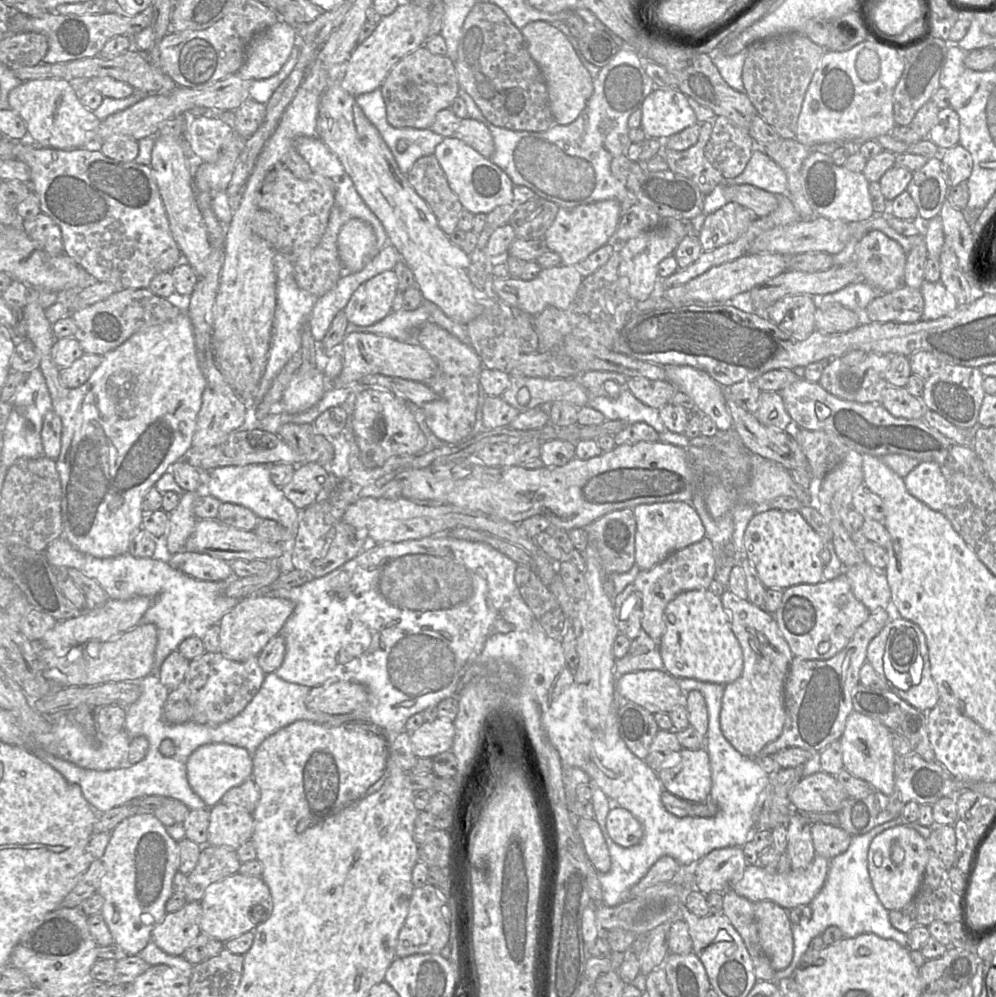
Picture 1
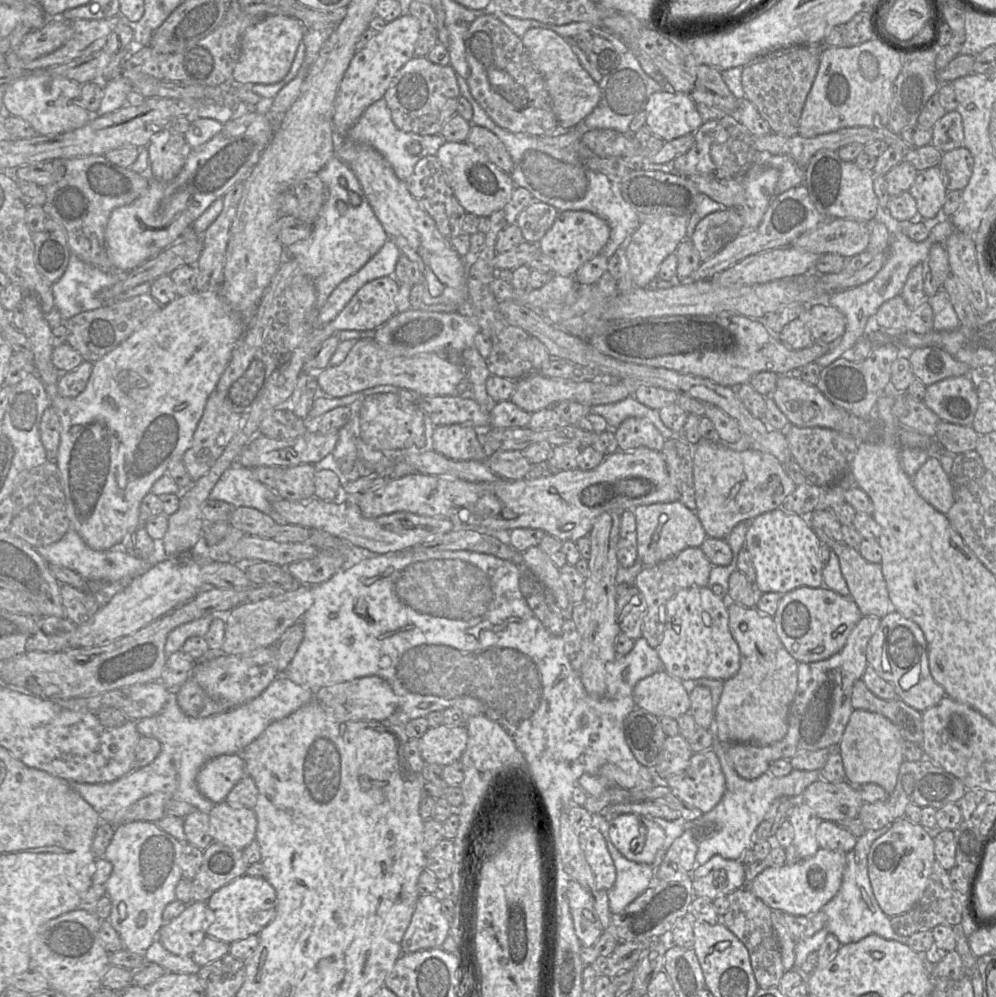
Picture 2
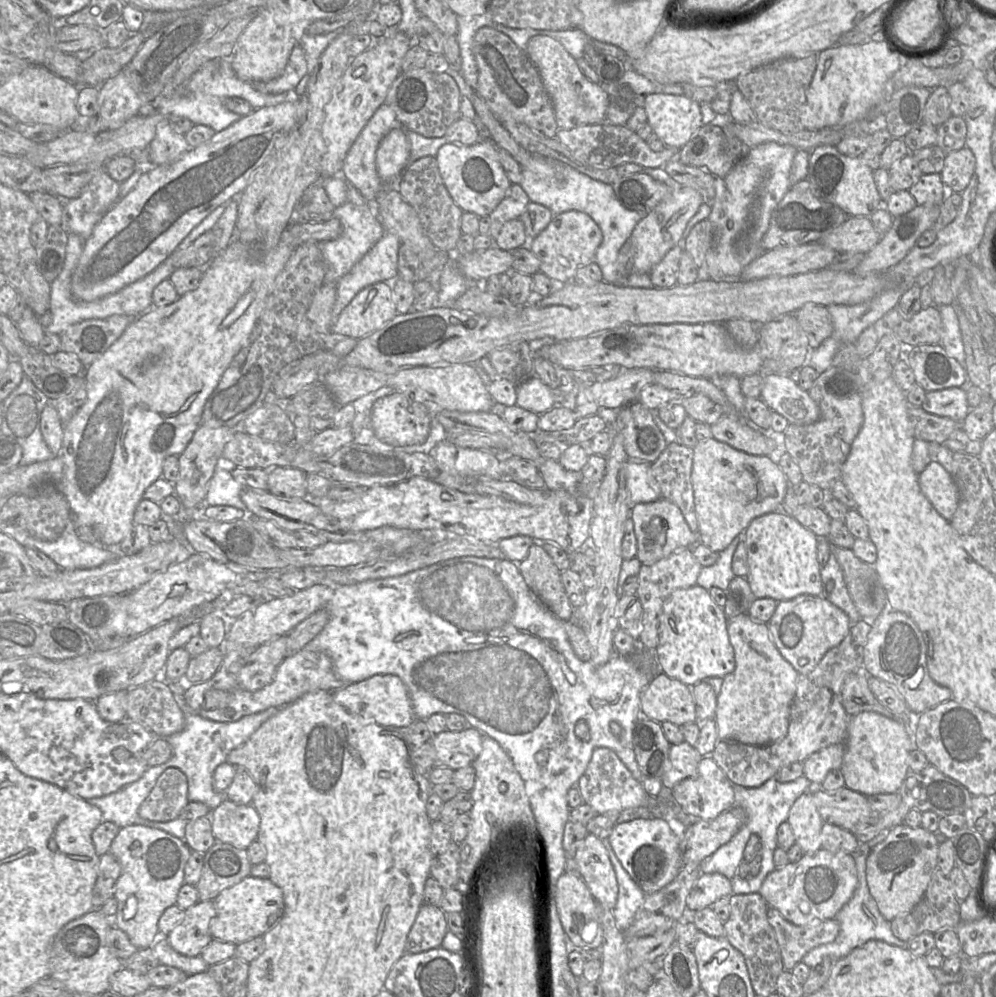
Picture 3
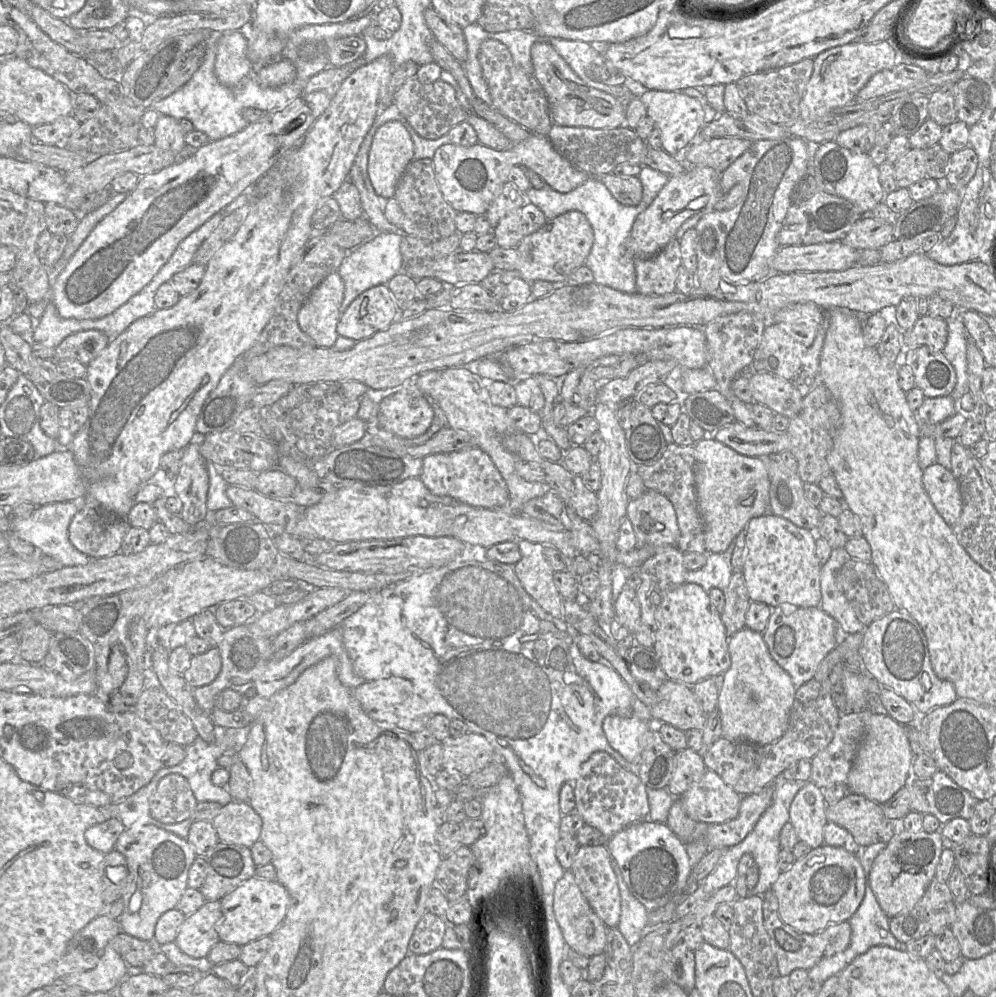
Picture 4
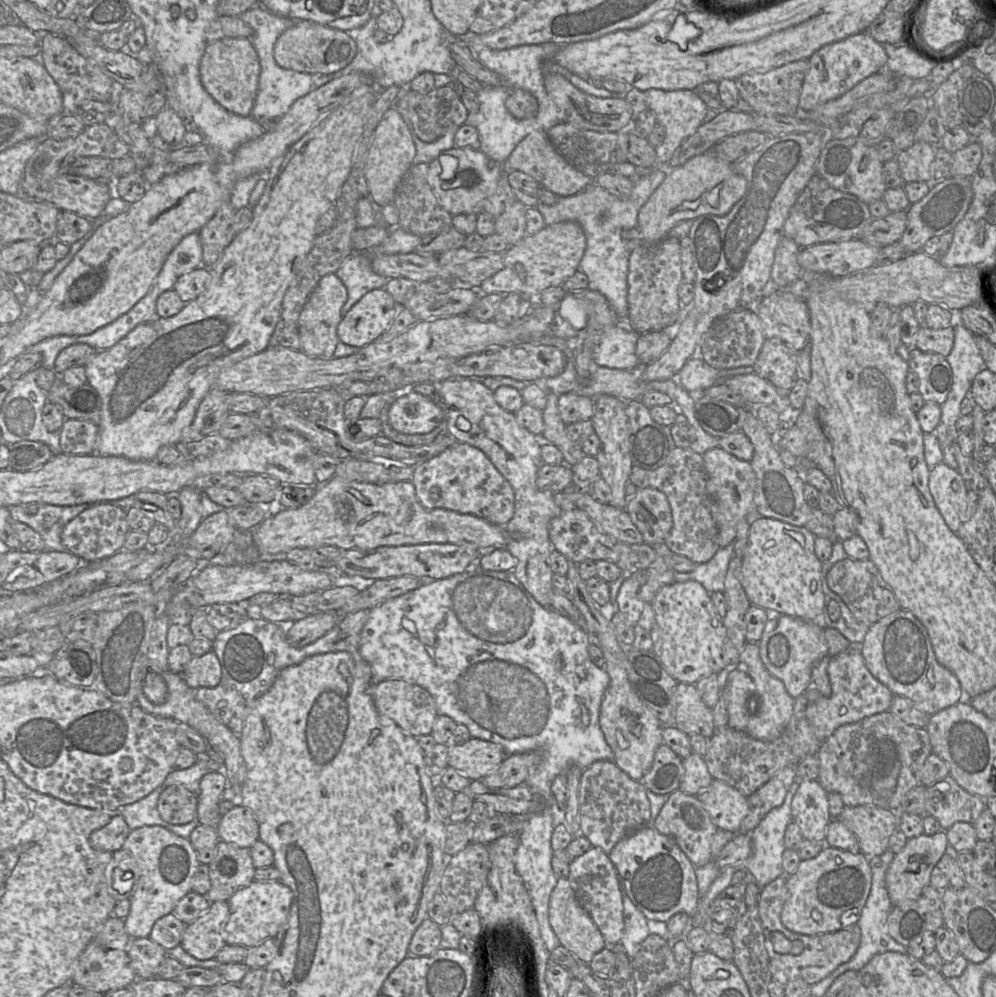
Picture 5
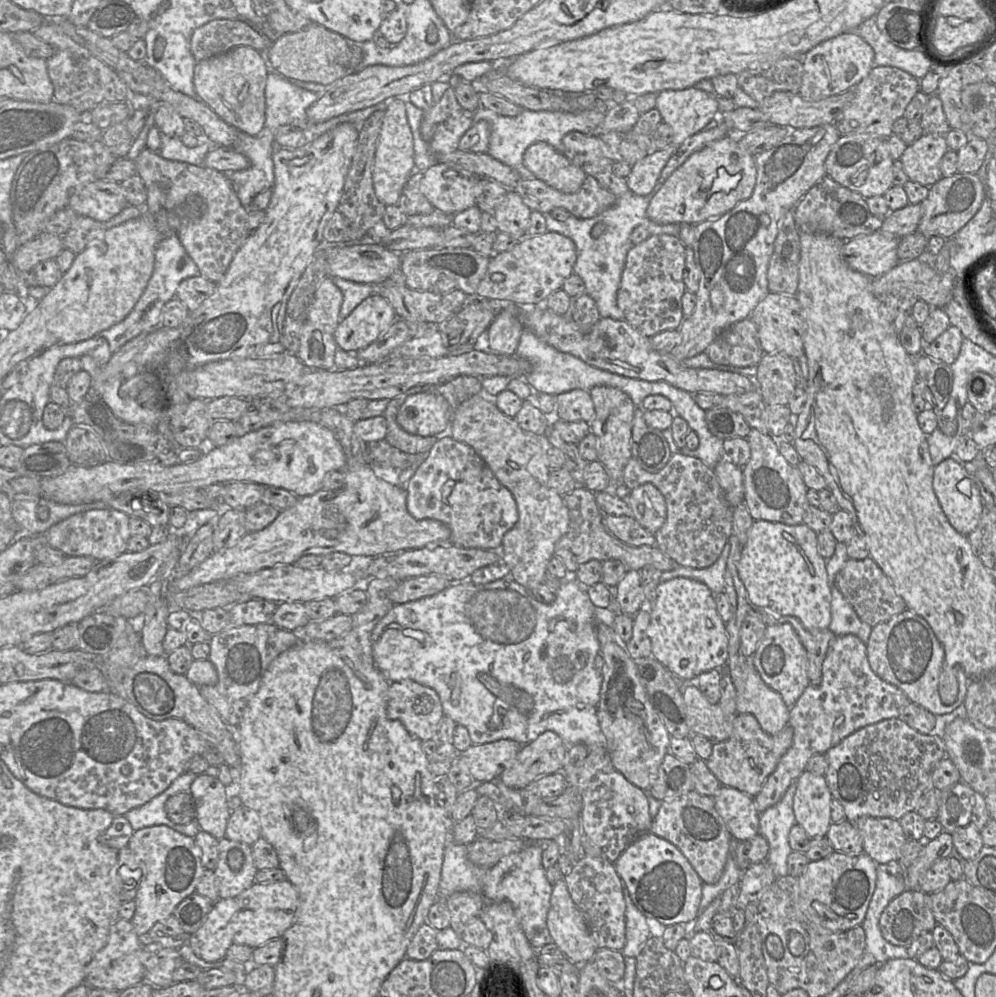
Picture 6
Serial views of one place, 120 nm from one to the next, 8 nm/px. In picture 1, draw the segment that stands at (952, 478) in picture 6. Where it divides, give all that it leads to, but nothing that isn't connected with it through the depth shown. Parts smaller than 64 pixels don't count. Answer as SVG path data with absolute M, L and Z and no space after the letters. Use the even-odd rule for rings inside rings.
M922 461L903 479L911 495L932 510L943 511L947 502L947 479L938 463Z

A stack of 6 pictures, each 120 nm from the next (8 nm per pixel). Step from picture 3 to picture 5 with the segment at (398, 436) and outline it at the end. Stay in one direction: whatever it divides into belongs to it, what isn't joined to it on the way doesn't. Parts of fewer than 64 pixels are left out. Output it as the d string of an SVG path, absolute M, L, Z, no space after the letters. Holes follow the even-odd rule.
M410 389L391 404L388 419L400 433L426 434L445 419L445 411L442 405Z

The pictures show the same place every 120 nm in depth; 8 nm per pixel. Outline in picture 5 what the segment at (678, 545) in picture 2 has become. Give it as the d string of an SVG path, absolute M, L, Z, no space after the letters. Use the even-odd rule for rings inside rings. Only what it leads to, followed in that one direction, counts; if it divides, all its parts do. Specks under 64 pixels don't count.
M638 488L628 499L625 510L643 536L645 544L664 542L673 526L666 495L655 488Z

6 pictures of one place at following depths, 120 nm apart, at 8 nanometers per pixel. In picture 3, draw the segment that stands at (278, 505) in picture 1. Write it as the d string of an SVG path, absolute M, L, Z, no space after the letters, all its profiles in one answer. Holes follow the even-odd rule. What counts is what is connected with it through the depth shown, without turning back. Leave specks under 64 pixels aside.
M217 464L208 484L204 504L205 506L231 506L248 513L240 497L245 487L232 477L230 470L229 465Z

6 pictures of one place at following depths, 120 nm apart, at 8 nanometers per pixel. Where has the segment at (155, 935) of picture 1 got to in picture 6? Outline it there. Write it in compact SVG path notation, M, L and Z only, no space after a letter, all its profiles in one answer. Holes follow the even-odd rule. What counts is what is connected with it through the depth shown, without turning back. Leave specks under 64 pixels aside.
M219 898L213 903L202 926L187 937L187 945L197 957L208 963L226 958L226 952L233 944L232 918L236 911L234 898Z

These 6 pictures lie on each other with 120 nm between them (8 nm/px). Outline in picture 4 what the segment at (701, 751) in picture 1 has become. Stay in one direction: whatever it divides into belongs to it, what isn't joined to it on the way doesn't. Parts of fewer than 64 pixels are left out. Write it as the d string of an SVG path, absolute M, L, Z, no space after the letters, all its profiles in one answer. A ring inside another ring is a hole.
M707 769L702 779L679 798L684 812L695 822L721 824L737 817L742 797Z

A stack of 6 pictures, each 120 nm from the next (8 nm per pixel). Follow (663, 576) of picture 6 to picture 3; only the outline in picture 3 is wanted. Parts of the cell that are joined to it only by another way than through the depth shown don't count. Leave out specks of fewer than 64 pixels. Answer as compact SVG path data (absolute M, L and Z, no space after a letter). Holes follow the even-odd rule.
M737 536L723 551L719 552L717 561L711 566L703 566L697 578L697 585L709 590L718 587L728 591L731 580L734 578L732 571L732 558L740 543Z

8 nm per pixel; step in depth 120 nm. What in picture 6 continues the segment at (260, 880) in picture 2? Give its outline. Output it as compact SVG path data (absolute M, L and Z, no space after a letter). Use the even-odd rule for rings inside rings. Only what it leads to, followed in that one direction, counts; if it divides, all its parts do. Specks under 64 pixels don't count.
M287 879L252 884L234 898L237 911L232 918L232 940L234 944L247 945L252 949L265 943L281 939L284 932L293 924L299 905L298 891Z

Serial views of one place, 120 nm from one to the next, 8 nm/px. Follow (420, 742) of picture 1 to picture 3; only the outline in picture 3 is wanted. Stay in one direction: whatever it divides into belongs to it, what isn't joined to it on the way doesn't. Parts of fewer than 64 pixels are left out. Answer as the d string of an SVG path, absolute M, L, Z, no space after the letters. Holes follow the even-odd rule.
M476 728L452 732L445 730L432 736L436 758L435 766L446 766L452 770L469 766L482 750L483 733Z

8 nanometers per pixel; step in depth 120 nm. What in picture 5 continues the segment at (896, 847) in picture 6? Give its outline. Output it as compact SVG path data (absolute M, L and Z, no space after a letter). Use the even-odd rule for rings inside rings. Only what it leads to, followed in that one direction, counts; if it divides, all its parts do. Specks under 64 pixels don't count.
M875 805L845 806L837 819L857 837L866 857L883 854L889 849L891 835L899 829L899 815Z

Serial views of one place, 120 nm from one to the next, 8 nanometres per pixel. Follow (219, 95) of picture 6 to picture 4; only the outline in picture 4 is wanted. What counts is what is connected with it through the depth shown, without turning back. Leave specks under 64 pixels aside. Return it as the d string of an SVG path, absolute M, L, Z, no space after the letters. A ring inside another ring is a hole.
M229 31L216 37L214 72L221 84L236 87L254 71L246 53L246 31Z

